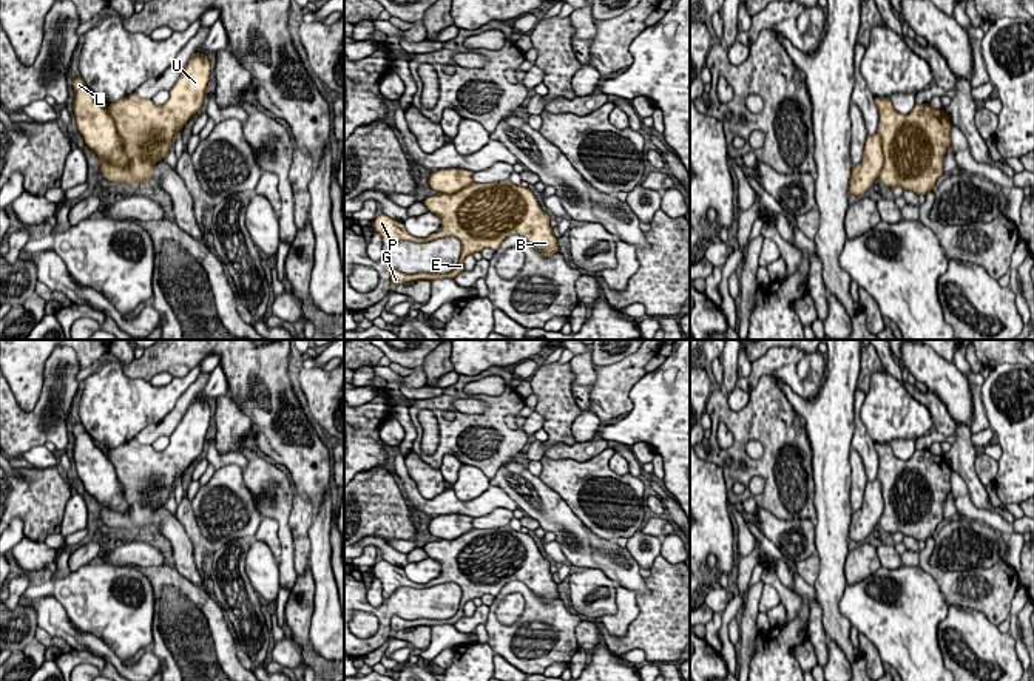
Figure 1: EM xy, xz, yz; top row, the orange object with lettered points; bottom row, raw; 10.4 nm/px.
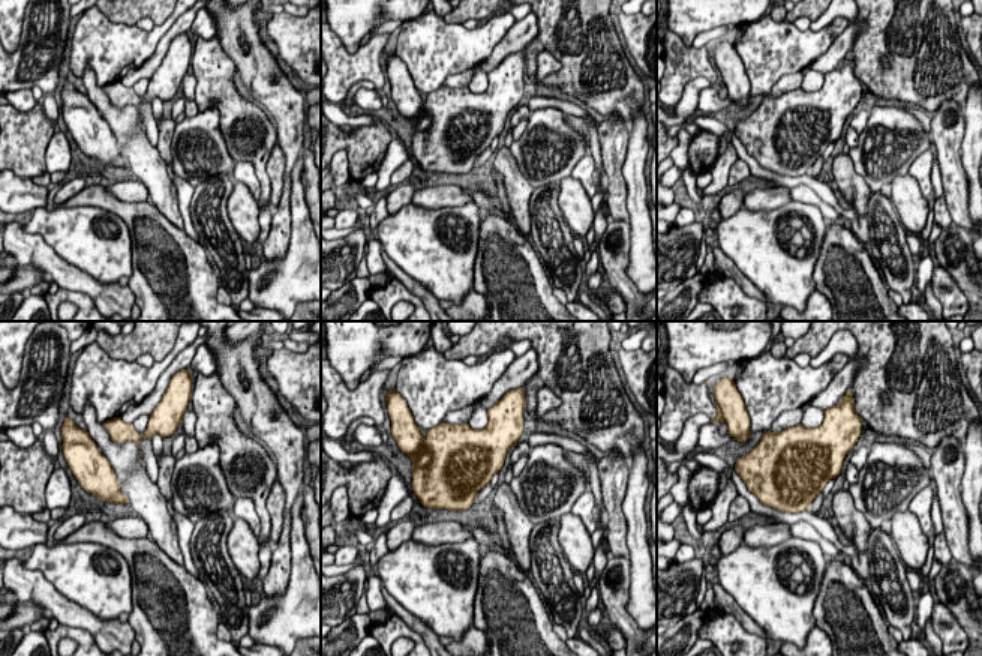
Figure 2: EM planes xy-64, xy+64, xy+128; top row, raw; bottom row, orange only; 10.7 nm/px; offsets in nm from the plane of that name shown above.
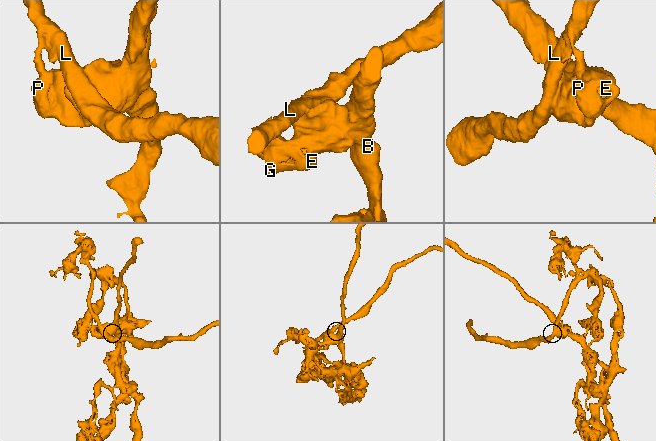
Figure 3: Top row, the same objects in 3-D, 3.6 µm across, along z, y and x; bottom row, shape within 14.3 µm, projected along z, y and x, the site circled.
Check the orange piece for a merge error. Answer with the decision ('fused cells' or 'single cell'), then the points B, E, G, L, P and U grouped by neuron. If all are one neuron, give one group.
fused cells; groups B E G P U / L

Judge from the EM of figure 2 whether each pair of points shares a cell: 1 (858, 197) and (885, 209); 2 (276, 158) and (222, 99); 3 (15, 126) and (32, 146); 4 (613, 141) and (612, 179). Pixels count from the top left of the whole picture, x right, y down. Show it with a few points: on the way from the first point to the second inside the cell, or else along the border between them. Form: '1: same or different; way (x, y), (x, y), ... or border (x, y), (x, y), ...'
1: different; border (871, 192), (867, 201), (868, 237)
2: different; border (276, 143), (267, 162), (267, 176), (272, 188)
3: same; way (17, 131), (27, 141)
4: same; way (613, 150), (613, 170)

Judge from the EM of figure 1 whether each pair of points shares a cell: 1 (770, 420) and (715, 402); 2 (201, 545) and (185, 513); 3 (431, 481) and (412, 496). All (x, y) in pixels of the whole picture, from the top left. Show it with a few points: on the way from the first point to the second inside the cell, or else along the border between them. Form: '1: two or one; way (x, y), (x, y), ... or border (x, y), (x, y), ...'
1: one; way (756, 420), (733, 420), (729, 416)
2: one; way (196, 538), (189, 521)
3: two; border (403, 457), (425, 498), (445, 491)

